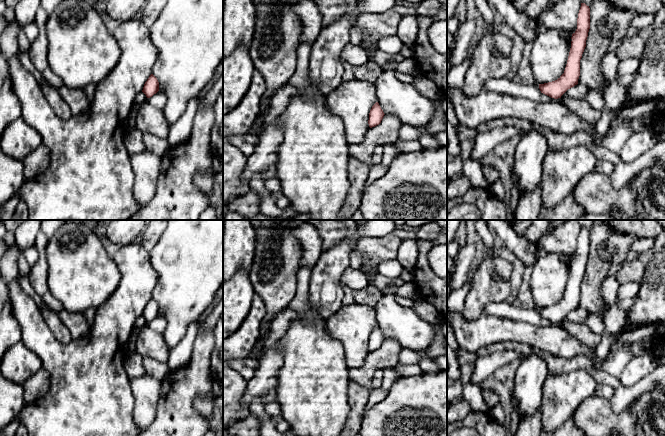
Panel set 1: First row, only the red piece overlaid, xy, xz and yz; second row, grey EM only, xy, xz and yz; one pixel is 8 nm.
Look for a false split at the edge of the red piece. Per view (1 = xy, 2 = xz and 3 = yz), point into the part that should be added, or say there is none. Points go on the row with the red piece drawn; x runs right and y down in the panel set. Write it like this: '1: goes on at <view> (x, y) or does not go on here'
1: does not go on here
2: does not go on here
3: does not go on here

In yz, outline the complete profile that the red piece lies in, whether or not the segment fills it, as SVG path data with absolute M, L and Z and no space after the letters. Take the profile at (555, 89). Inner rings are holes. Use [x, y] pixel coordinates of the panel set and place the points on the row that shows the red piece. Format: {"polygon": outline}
{"polygon": "M581 3L577 18L577 29L571 37L571 48L564 73L555 81L539 84L541 93L558 99L561 98L568 89L578 84L580 60L586 47L589 29L590 8L585 3Z"}

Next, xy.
{"polygon": "M151 74L147 81L144 84L142 92L146 95L147 98L152 97L159 91L159 82L157 78Z"}

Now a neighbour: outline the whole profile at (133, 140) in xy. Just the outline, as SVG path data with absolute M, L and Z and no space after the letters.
M136 127L127 128L124 145L129 156L145 151L143 133Z

